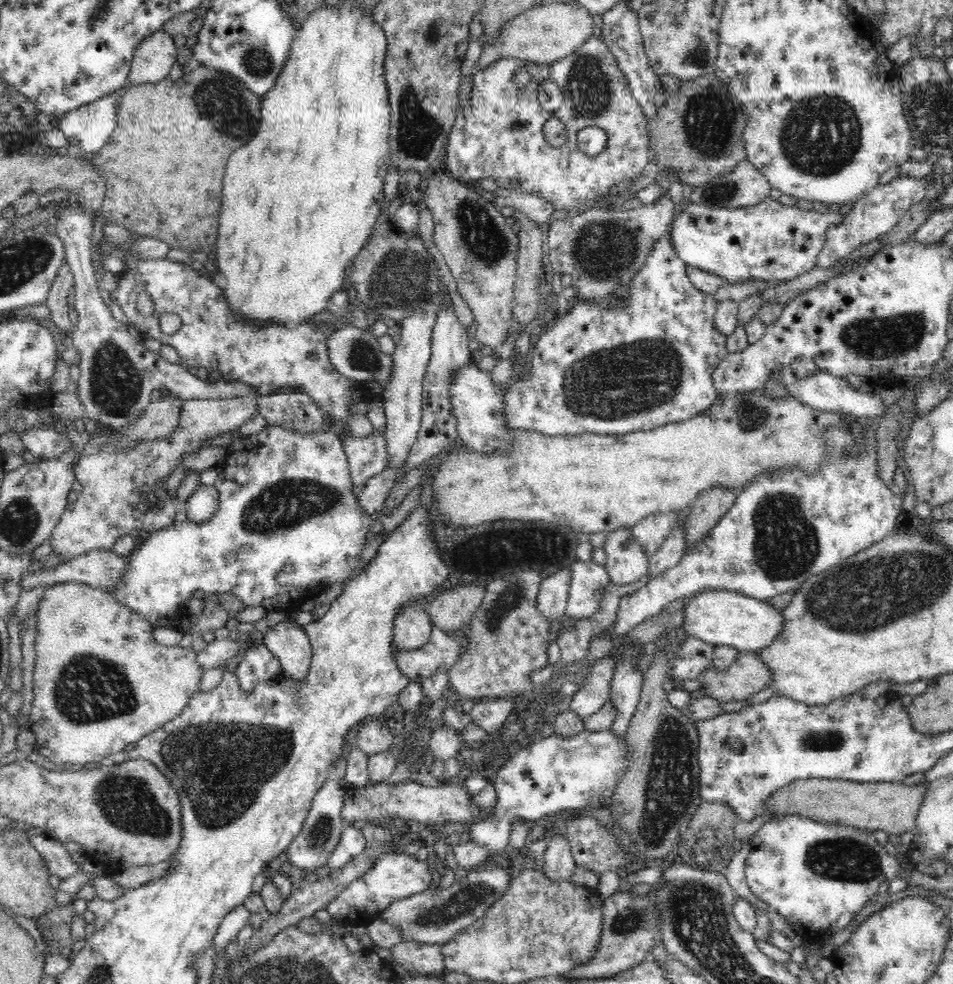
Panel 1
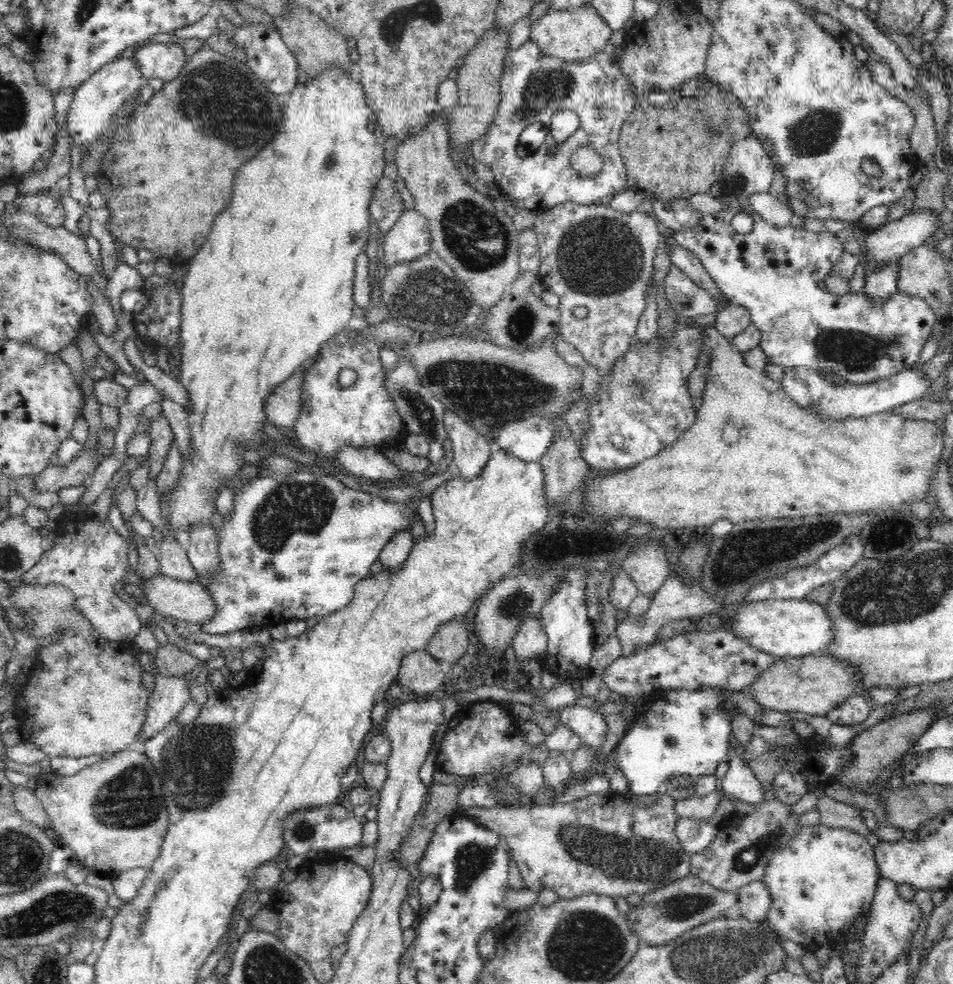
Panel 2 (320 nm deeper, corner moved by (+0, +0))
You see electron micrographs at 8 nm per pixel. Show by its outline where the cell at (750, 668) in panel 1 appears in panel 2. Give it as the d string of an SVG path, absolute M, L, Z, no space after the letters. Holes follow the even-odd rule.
M820 652L803 657L779 658L751 686L752 699L761 707L778 712L806 712L826 716L833 708L844 704L852 696L868 697L859 668L849 660L840 660L830 652Z

